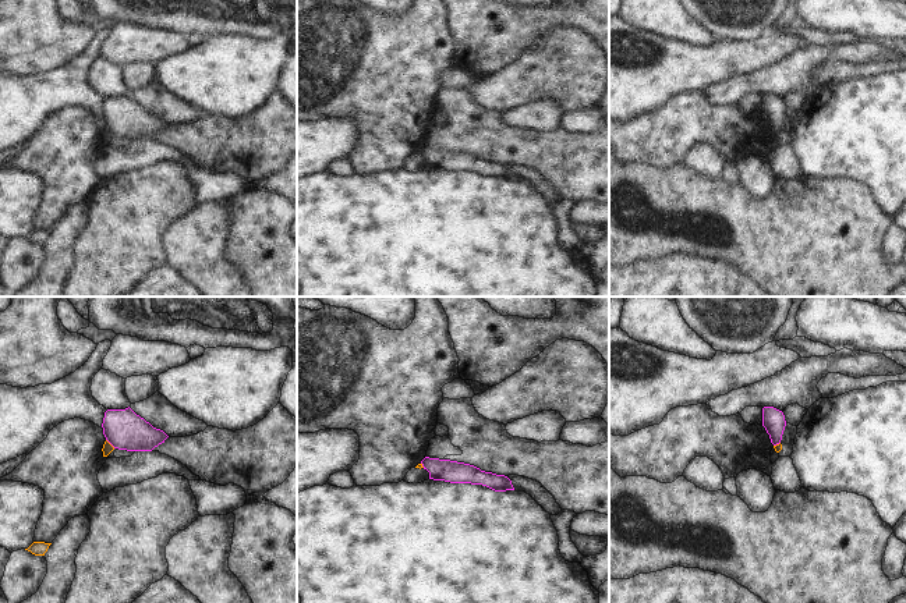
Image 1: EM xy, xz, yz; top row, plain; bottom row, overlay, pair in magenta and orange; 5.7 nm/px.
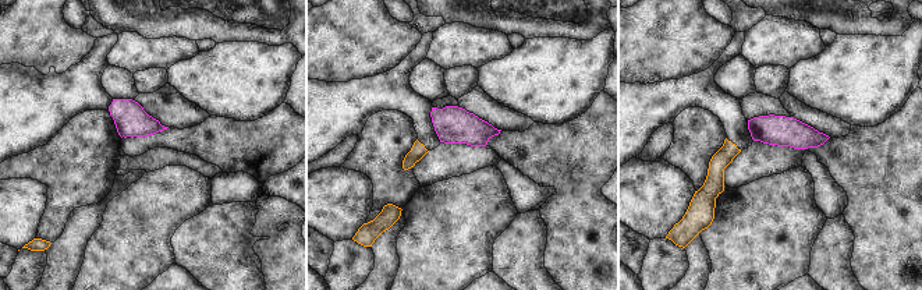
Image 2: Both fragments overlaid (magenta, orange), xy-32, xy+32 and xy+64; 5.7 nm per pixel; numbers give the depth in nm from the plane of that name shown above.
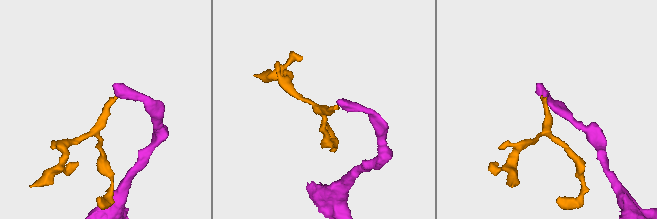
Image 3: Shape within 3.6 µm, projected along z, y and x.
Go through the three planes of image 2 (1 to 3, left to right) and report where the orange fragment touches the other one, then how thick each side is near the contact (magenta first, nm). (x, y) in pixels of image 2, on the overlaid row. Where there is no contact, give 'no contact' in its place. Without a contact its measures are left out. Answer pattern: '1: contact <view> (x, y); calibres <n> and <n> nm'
1: no contact
2: no contact
3: no contact

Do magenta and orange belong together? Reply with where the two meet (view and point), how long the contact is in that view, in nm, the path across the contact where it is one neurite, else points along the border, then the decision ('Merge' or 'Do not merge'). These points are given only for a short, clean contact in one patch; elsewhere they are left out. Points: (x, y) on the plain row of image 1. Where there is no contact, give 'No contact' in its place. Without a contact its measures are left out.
Touches magenta at xy (110, 131). Shared border 80 nm. Boundary: xy (106, 127), (114, 135). Do not merge

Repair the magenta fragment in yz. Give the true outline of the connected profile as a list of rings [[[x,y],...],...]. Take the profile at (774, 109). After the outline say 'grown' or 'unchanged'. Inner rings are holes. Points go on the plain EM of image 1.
[[[774,95],[762,96],[762,114],[769,123],[771,131],[774,134],[779,132],[786,114],[785,103],[782,99]]]; unchanged

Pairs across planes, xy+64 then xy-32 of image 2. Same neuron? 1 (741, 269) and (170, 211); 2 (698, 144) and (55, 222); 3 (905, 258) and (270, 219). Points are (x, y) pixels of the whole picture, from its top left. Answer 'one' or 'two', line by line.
1: one
2: one
3: one

